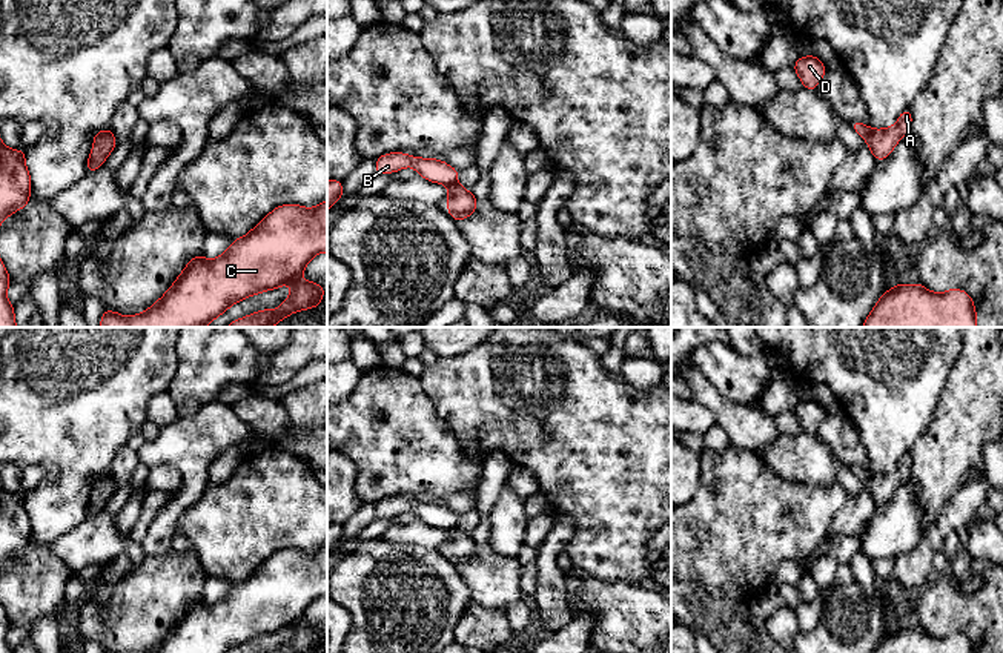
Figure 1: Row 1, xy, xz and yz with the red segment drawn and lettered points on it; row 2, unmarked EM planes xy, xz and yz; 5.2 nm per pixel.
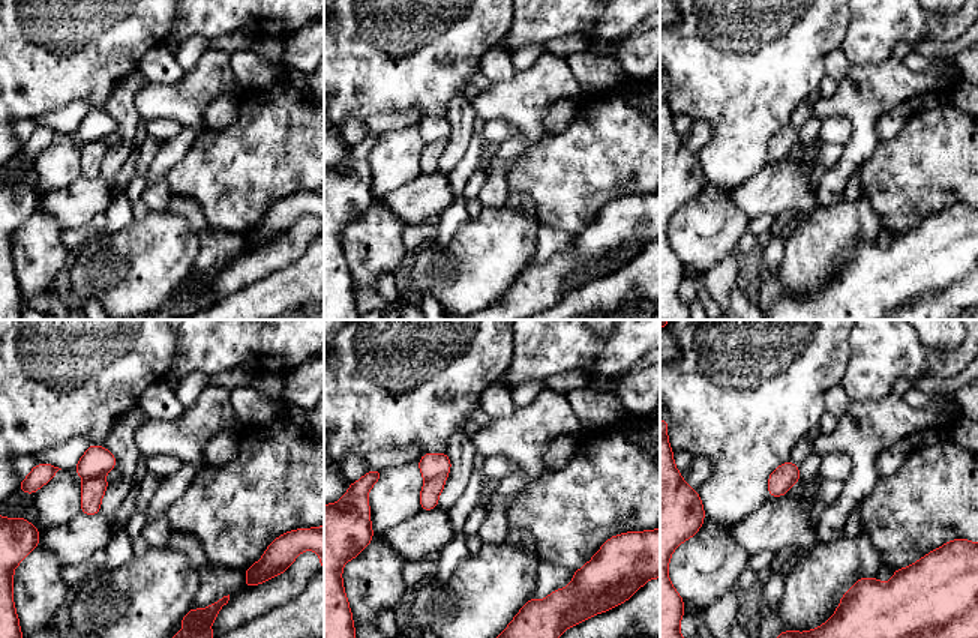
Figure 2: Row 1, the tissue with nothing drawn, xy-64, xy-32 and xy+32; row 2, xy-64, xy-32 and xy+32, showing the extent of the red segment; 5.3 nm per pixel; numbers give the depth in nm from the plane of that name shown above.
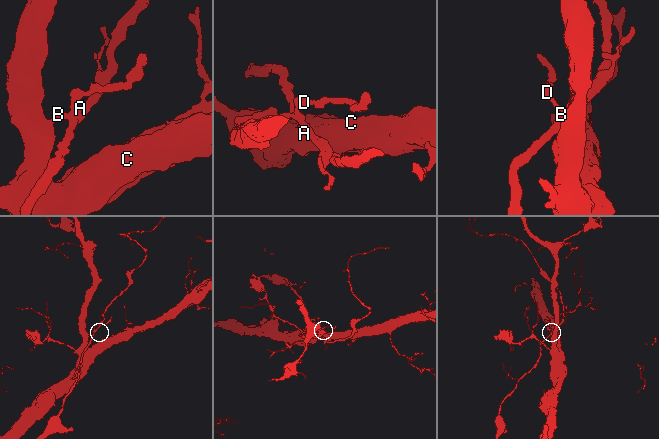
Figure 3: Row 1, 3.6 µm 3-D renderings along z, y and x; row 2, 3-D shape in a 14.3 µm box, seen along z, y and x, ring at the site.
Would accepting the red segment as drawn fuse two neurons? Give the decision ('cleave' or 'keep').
cleave

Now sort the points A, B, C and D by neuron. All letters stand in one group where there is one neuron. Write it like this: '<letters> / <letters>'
A / B C D

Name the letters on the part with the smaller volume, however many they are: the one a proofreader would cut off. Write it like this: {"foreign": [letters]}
{"foreign": ["A"]}

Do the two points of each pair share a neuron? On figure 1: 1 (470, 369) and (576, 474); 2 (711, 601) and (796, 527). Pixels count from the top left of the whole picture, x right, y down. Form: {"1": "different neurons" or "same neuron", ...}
{"1": "same neuron", "2": "different neurons"}

